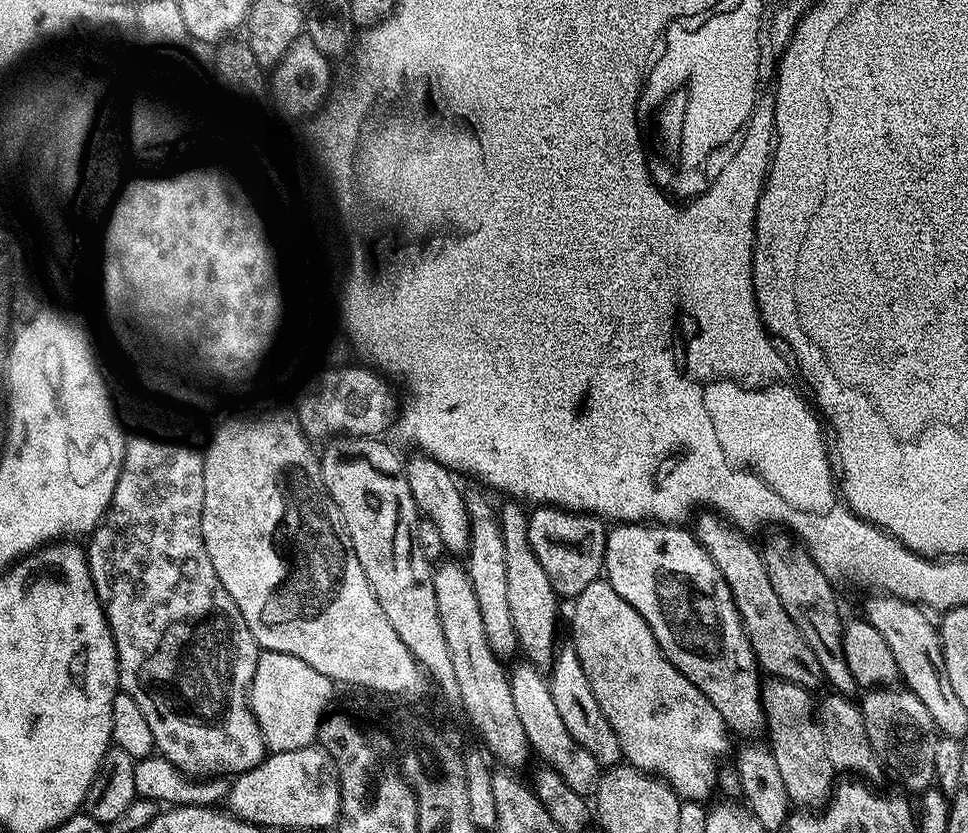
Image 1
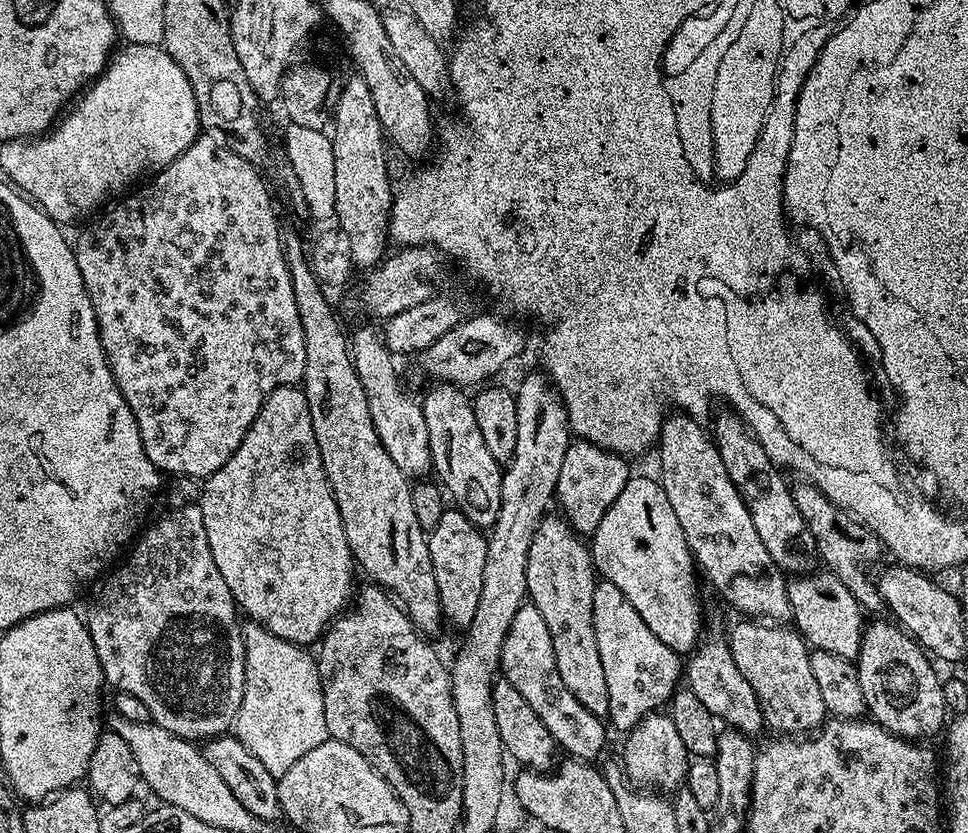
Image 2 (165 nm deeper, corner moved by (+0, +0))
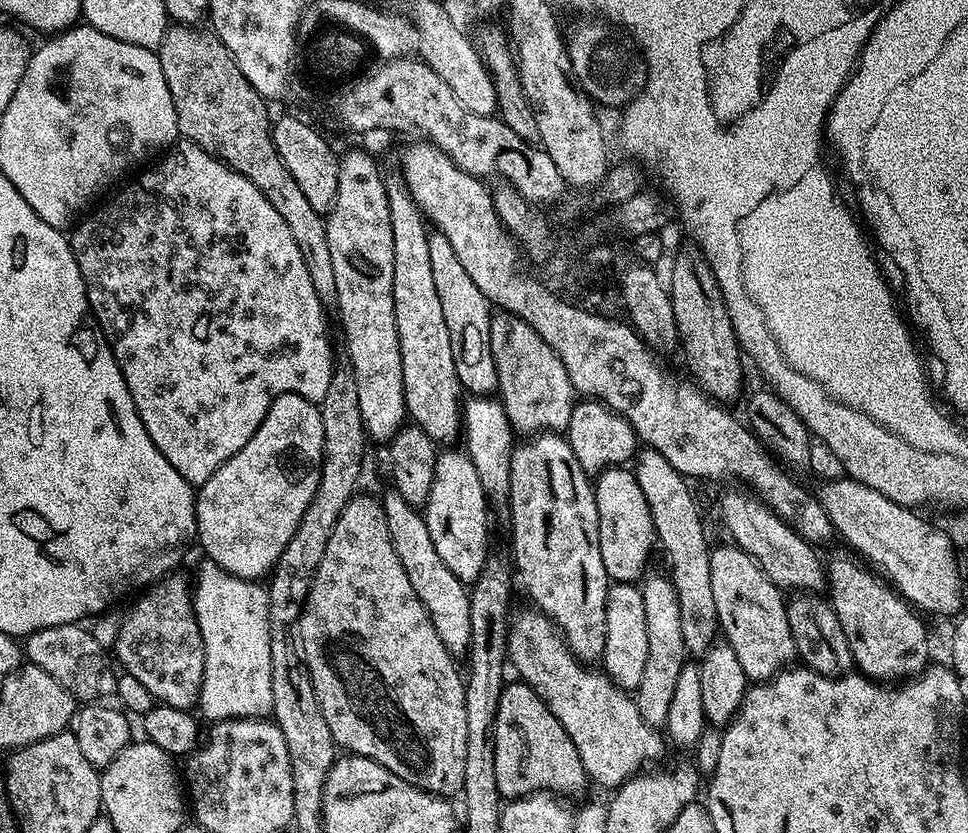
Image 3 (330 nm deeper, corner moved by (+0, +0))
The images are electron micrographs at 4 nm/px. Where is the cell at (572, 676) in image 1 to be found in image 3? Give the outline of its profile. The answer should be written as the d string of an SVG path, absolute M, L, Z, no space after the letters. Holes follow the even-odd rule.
M542 432L532 434L527 437L525 444L517 443L512 450L510 458L510 494L508 495L508 511L507 515L512 516L512 552L511 559L514 561L514 572L524 583L524 588L528 591L528 596L533 600L535 607L544 615L552 619L552 623L560 629L561 636L568 643L570 651L576 657L585 662L596 662L604 655L604 647L606 646L606 594L610 577L606 566L602 566L602 554L600 553L600 535L598 534L598 506L596 505L596 494L594 491L593 481L590 479L589 473L582 470L582 466L578 466L578 458L574 458L574 454L570 450L567 439L563 435L555 432Z

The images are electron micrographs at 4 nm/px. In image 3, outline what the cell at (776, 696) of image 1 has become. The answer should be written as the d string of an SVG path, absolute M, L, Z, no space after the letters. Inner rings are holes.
M726 542L721 548L713 547L711 554L710 586L714 586L714 604L723 639L732 647L734 654L738 654L738 662L742 662L742 670L749 681L771 680L797 659L785 593L776 587L754 557L734 543Z

